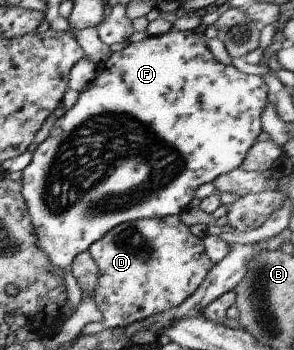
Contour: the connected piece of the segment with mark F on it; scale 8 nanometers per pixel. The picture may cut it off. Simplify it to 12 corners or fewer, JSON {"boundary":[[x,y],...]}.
{"boundary":[[127,42],[19,185],[53,271],[241,165],[262,77]]}

